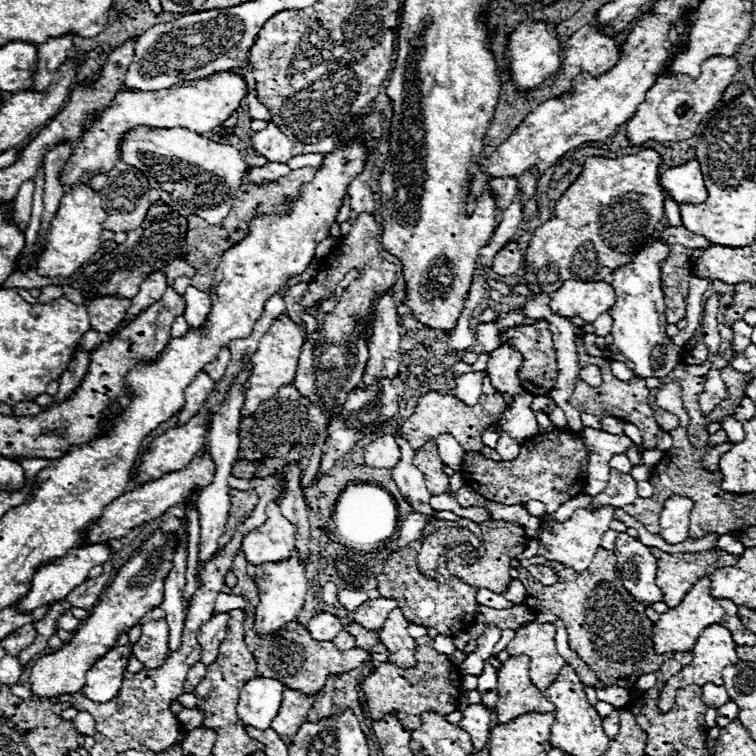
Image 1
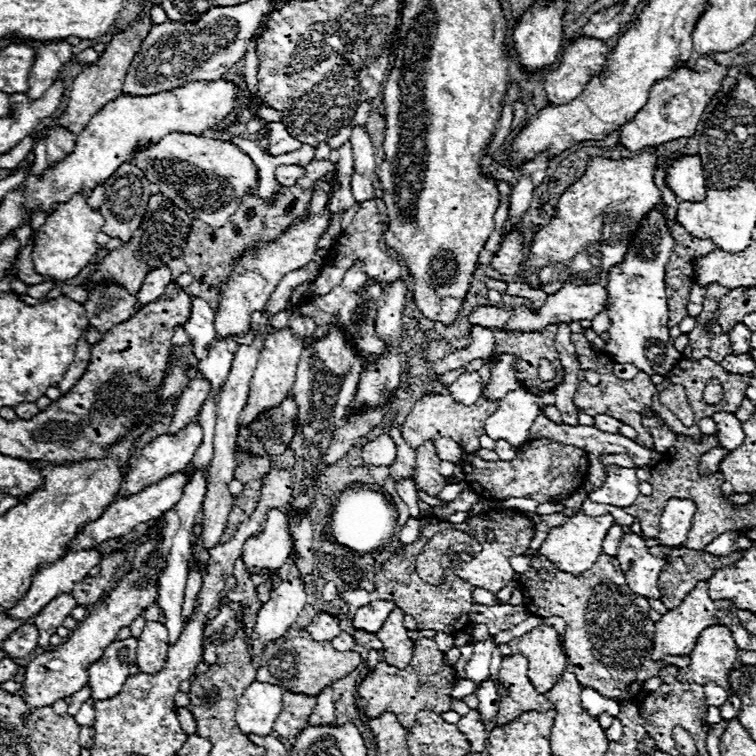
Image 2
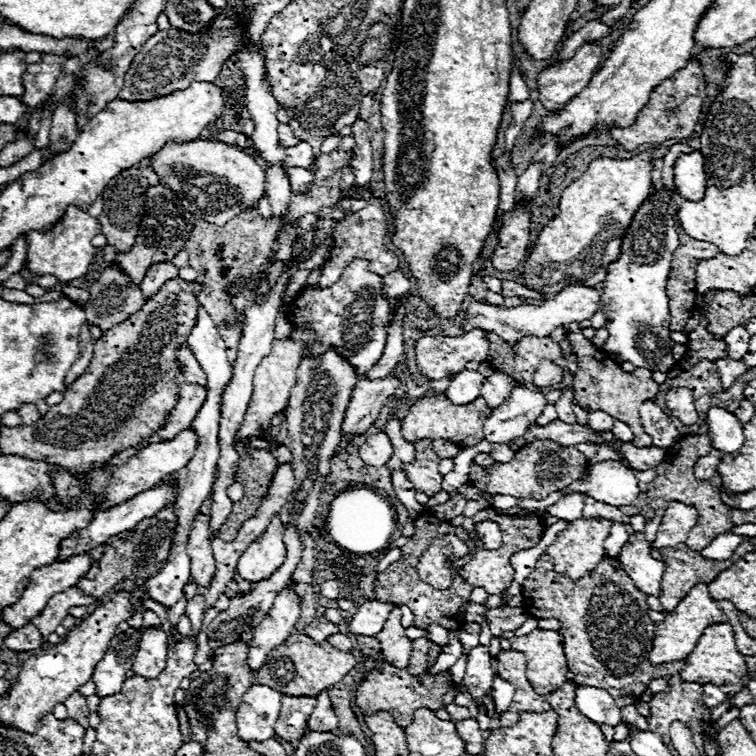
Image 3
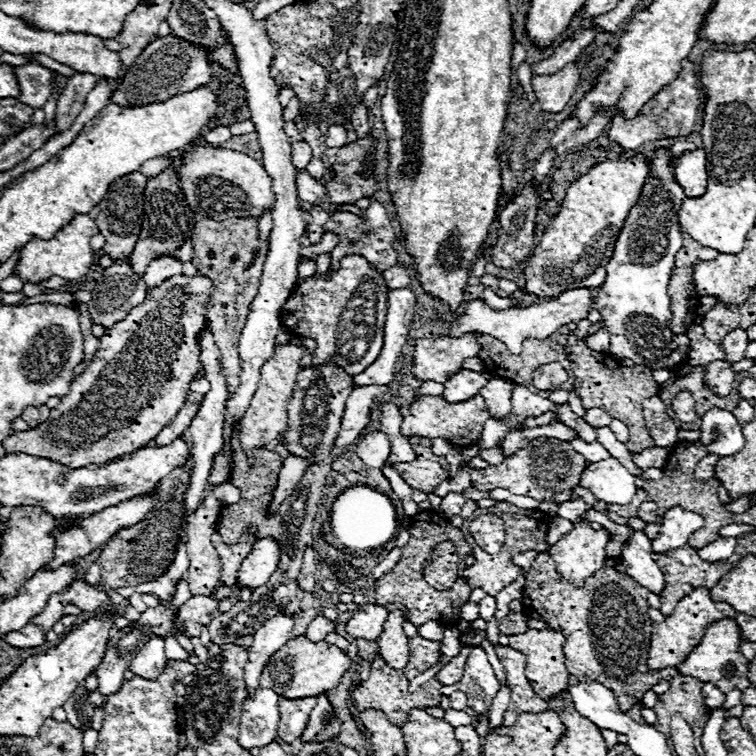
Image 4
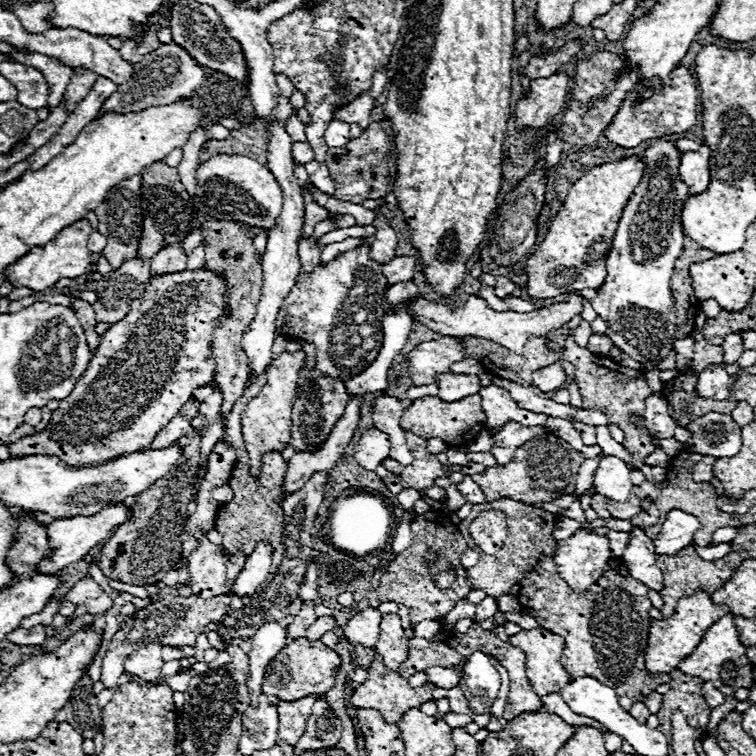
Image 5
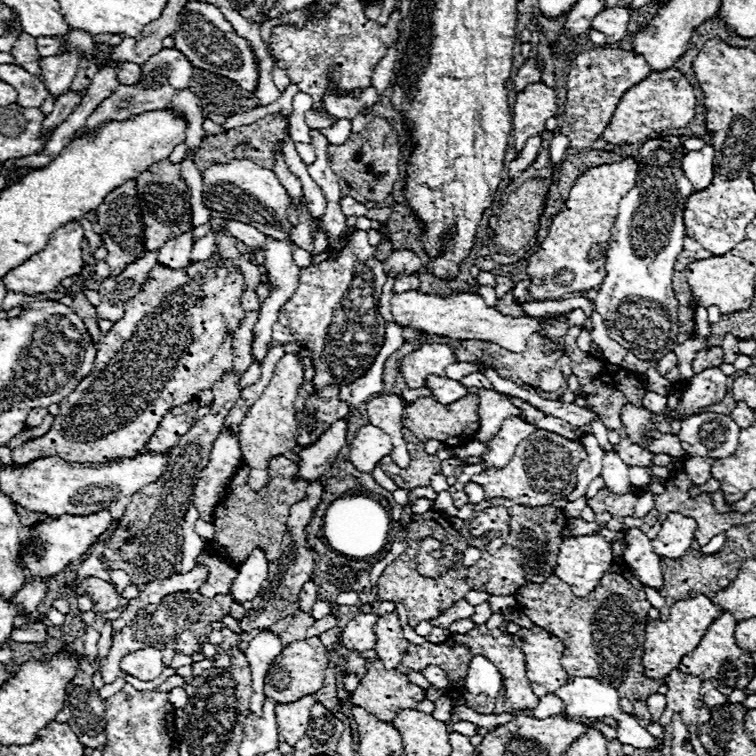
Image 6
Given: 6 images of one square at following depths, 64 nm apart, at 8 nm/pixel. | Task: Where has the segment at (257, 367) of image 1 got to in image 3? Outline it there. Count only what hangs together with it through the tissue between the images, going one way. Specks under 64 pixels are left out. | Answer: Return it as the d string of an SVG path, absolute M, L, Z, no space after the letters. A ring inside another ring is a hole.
M286 338L286 340L274 340L272 342L272 352L256 368L254 394L252 394L252 400L248 404L244 422L238 428L238 438L244 444L248 444L250 438L264 436L264 432L270 428L270 420L286 408L288 398L290 398L290 390L296 384L296 370L298 370L300 360L304 358L304 352L306 352L306 344L294 342L290 338Z

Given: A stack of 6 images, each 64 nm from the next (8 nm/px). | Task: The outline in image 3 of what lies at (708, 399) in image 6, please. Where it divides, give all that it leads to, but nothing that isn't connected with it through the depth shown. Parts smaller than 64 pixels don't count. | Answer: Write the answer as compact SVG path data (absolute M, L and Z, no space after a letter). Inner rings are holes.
M732 358L716 360L716 368L718 368L718 376L722 380L722 388L724 390L728 390L732 386L732 382L748 370L742 360L732 360Z

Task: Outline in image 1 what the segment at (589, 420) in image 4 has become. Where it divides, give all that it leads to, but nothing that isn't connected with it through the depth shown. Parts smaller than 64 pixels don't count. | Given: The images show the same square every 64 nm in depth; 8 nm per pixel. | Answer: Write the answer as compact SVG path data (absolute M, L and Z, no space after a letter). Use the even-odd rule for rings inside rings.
M604 416L602 420L602 430L604 432L610 432L610 434L615 434L618 436L622 436L624 434L624 422L618 418L612 418L612 416Z

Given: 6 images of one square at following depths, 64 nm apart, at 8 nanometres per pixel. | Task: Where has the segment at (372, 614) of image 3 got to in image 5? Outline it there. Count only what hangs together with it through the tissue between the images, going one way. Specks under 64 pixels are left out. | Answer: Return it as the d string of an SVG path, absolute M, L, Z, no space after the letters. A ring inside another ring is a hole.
M366 608L352 616L352 620L344 626L344 638L350 644L360 644L364 648L374 648L380 634L382 614L374 608Z

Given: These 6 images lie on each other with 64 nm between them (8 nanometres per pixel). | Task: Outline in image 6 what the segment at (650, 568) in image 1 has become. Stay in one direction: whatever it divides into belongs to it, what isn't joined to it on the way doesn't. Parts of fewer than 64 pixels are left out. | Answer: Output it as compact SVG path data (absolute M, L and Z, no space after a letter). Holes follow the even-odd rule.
M630 528L626 532L626 552L624 560L628 570L646 586L660 588L662 584L662 570L660 570L660 556L656 556L650 538L638 530Z

